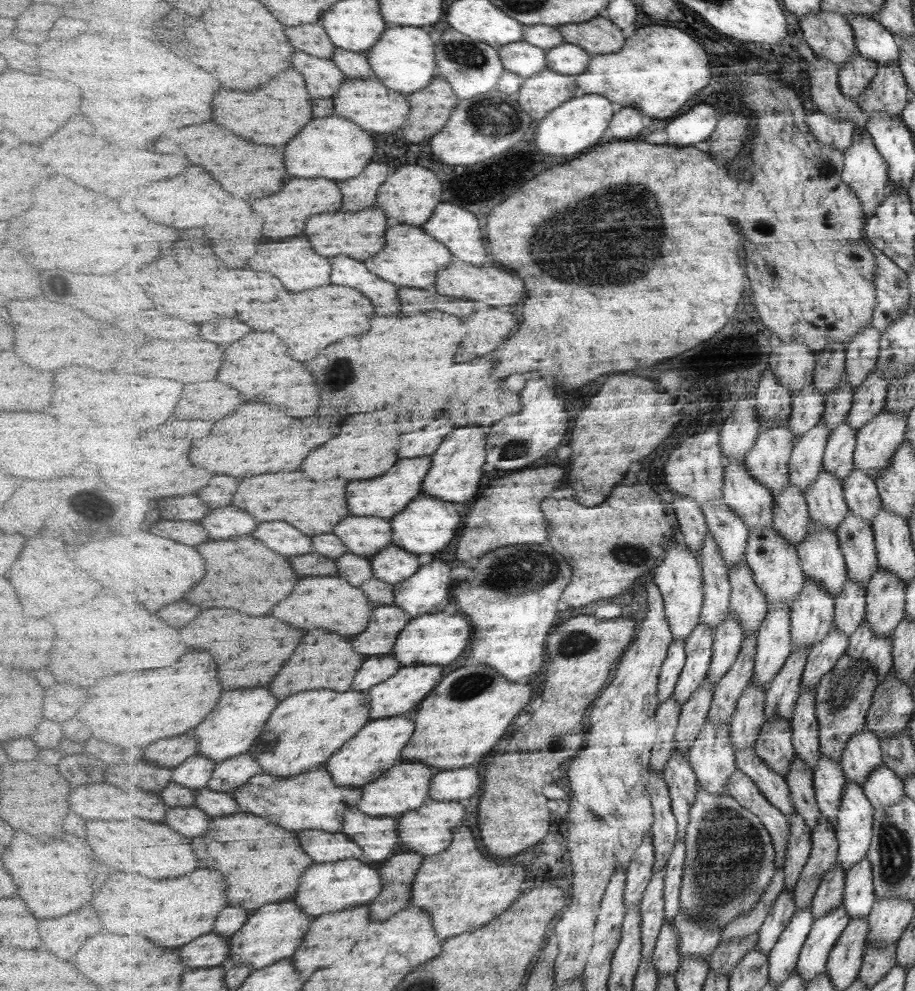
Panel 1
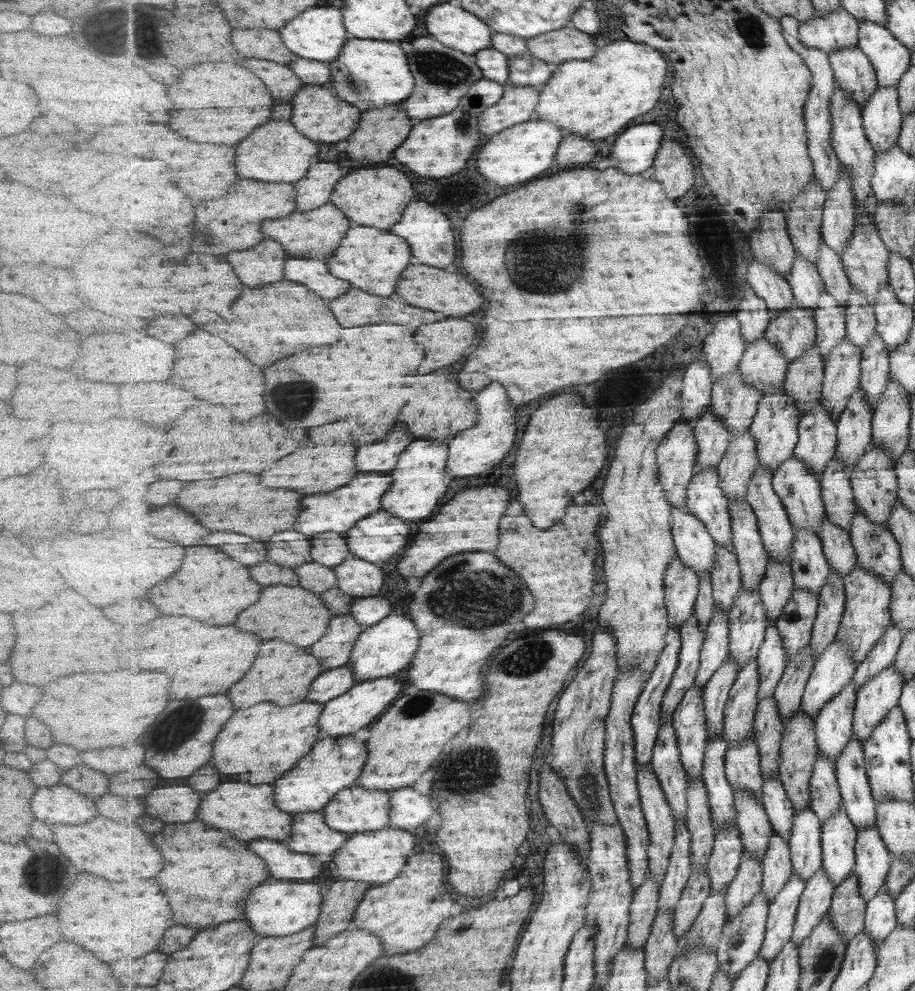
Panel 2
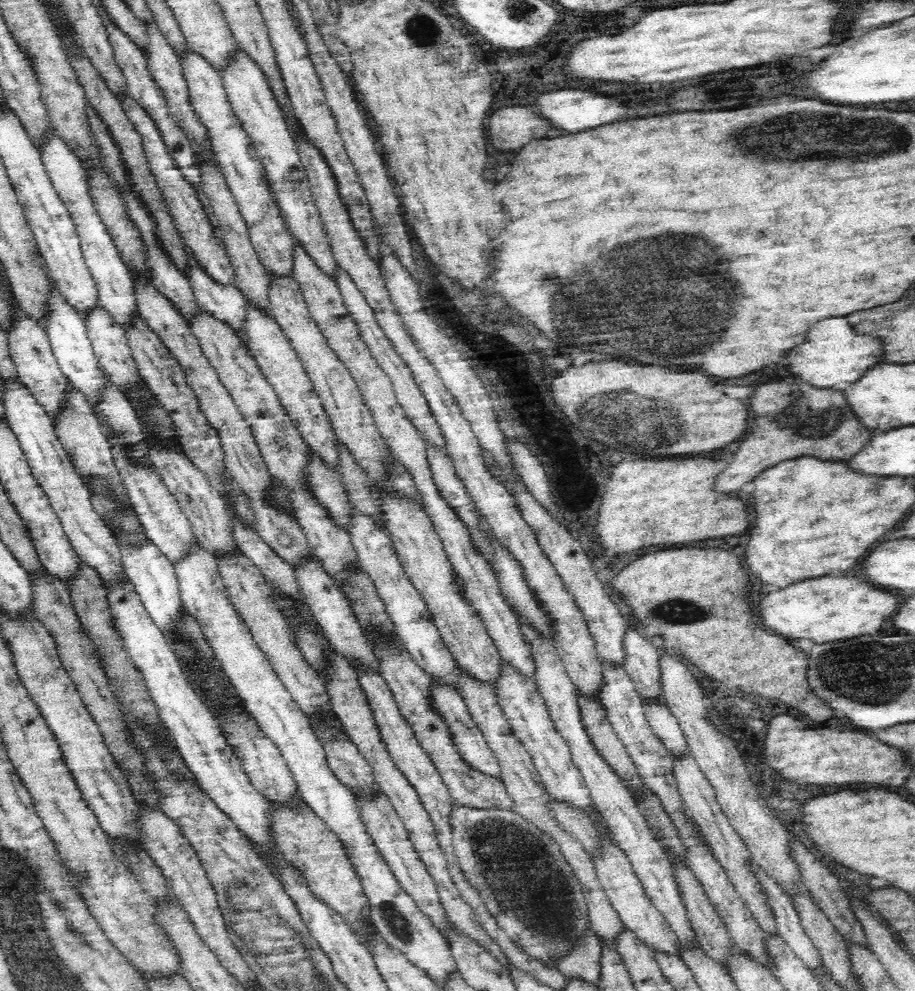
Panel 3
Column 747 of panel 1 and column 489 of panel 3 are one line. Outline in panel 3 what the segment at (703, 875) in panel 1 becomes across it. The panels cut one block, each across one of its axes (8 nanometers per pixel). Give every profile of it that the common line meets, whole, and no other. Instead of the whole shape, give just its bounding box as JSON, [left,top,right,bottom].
[448,799,591,968]

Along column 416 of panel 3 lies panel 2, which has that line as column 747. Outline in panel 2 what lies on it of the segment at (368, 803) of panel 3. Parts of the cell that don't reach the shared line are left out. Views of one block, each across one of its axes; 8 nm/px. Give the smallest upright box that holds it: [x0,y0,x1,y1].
[726,850,764,918]

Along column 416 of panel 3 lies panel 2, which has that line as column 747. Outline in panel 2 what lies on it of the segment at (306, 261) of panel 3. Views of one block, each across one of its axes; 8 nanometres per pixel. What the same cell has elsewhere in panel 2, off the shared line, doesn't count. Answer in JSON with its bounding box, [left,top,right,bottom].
[719,430,759,501]

